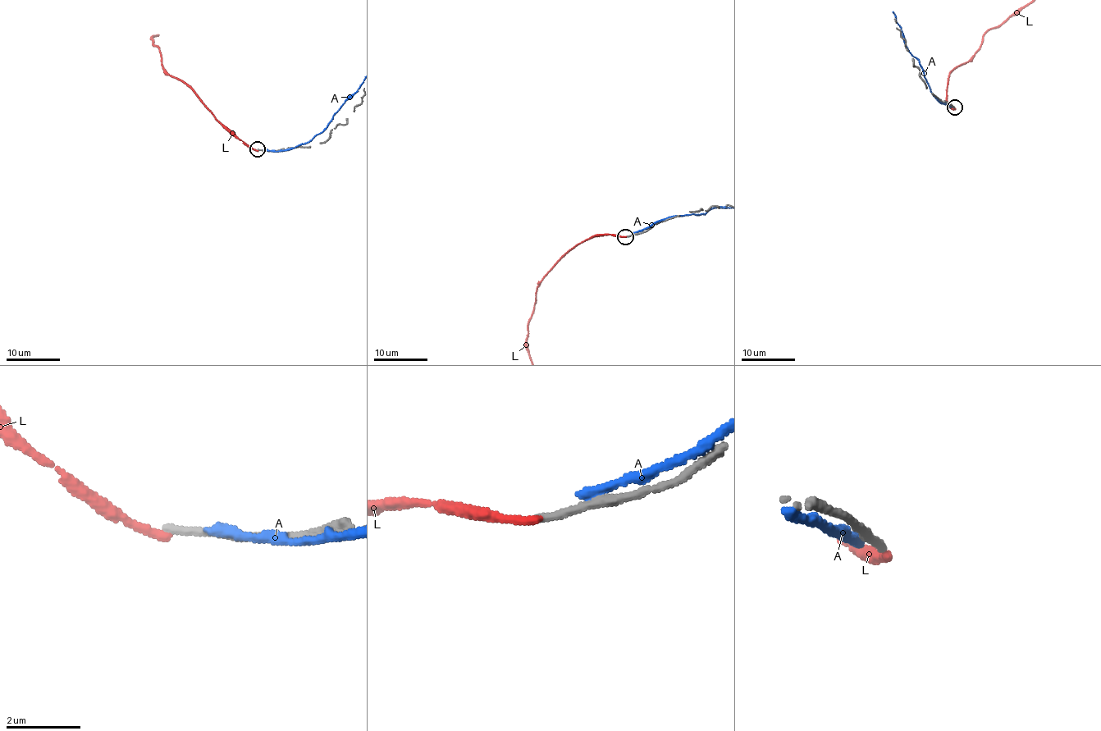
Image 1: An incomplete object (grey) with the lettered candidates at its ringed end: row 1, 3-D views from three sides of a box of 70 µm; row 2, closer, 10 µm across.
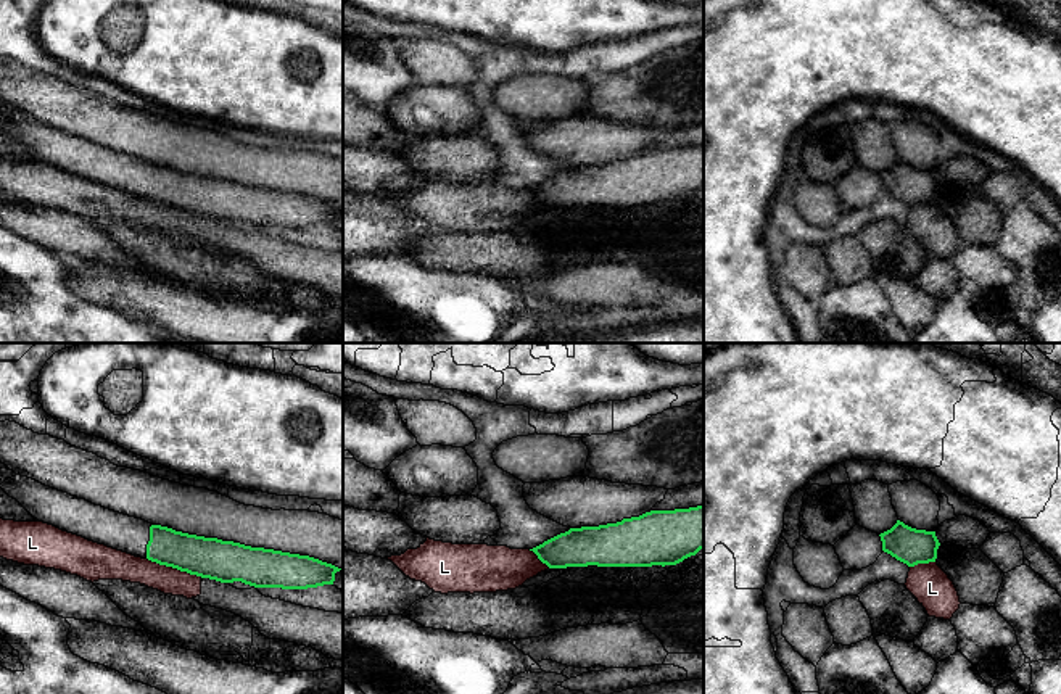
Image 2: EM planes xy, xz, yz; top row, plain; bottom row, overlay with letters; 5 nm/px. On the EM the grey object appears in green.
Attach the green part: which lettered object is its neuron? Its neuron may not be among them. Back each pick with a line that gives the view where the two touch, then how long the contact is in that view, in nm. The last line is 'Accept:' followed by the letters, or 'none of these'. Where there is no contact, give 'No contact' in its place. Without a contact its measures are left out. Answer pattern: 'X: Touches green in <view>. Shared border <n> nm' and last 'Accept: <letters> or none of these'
Accept: none of these

